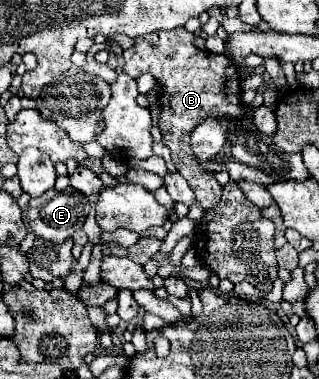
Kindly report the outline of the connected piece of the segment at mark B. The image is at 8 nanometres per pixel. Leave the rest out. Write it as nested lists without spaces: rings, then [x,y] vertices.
[[[184,27],[136,37],[134,45],[124,51],[124,61],[124,71],[130,77],[136,79],[142,73],[150,73],[160,83],[162,92],[159,94],[158,107],[162,141],[170,149],[172,163],[176,165],[178,173],[188,181],[188,185],[196,193],[196,201],[202,211],[216,209],[222,197],[222,185],[216,181],[214,173],[204,171],[196,161],[190,147],[190,133],[208,117],[242,119],[246,115],[246,105],[242,103],[240,87],[242,77],[236,63],[228,55],[216,55],[198,49],[192,41],[192,33],[188,33]]]

